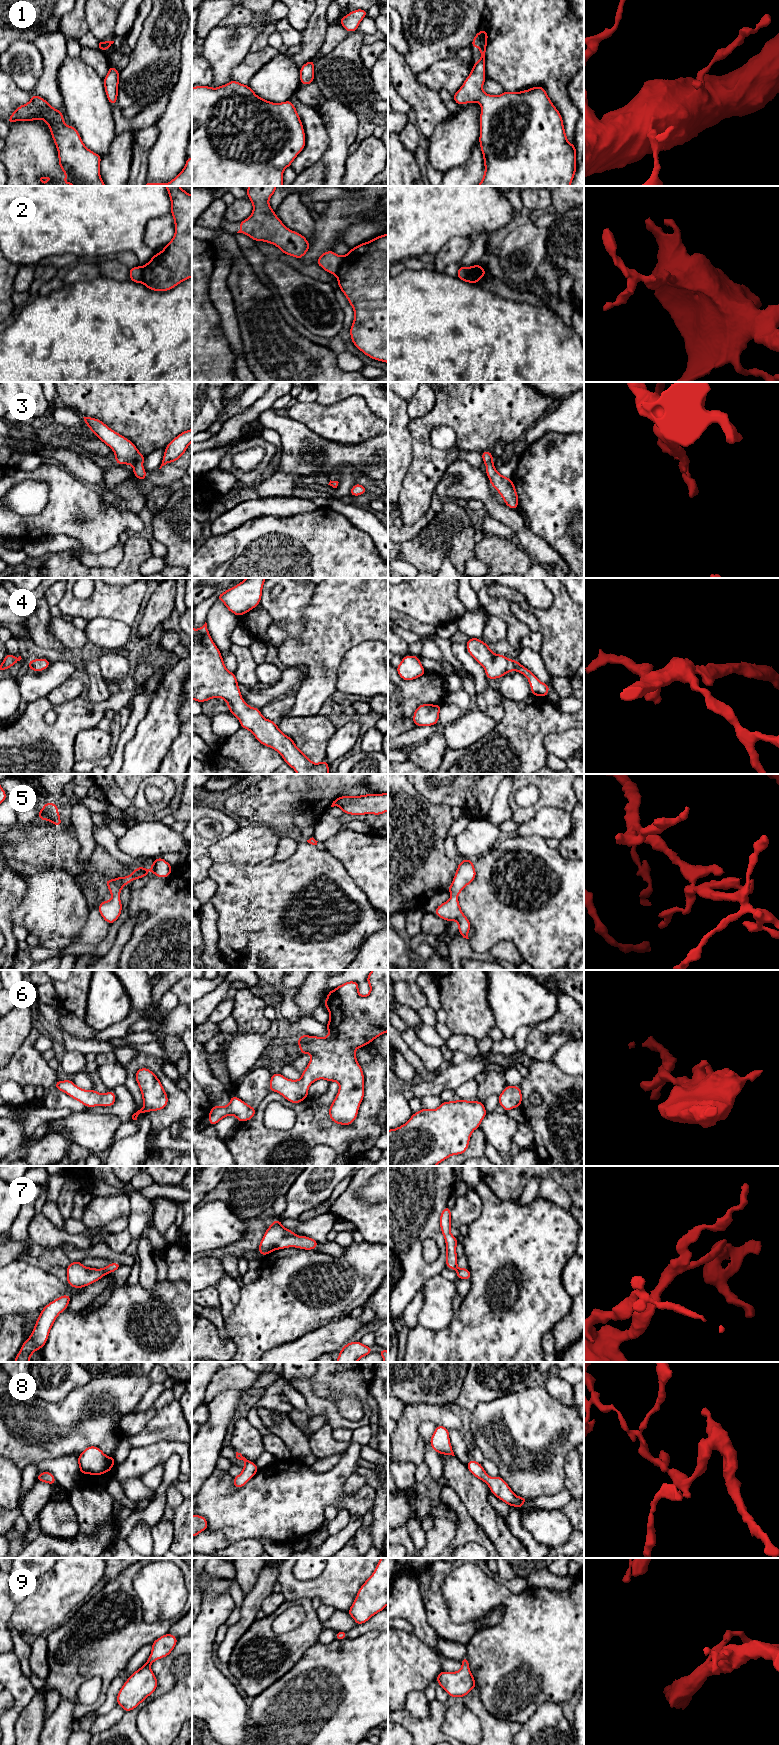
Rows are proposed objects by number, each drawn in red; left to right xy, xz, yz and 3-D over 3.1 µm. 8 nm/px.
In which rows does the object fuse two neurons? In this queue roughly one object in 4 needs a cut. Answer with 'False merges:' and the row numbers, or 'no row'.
False merges: 2

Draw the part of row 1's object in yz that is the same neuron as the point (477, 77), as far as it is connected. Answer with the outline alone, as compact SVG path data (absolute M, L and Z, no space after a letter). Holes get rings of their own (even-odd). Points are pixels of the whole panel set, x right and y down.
M485 30L475 35L470 47L477 46L481 58L473 64L471 73L453 95L453 100L458 105L476 102L481 105L479 143L484 158L485 172L478 186L570 186L577 168L575 144L568 142L562 116L551 102L545 89L537 86L514 93L505 91L498 96L489 95L483 91L482 87L486 80L487 39L488 33Z

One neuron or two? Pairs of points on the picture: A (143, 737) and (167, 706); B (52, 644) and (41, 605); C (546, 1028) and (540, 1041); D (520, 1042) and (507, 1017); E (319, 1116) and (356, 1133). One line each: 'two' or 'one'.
A: one
B: one
C: two
D: two
E: one

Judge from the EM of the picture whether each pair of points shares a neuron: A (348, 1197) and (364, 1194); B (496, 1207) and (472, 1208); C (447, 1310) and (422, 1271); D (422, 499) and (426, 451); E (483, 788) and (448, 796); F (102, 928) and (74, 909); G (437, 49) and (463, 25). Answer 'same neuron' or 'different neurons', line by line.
A: different neurons
B: different neurons
C: different neurons
D: same neuron
E: same neuron
F: different neurons
G: same neuron

